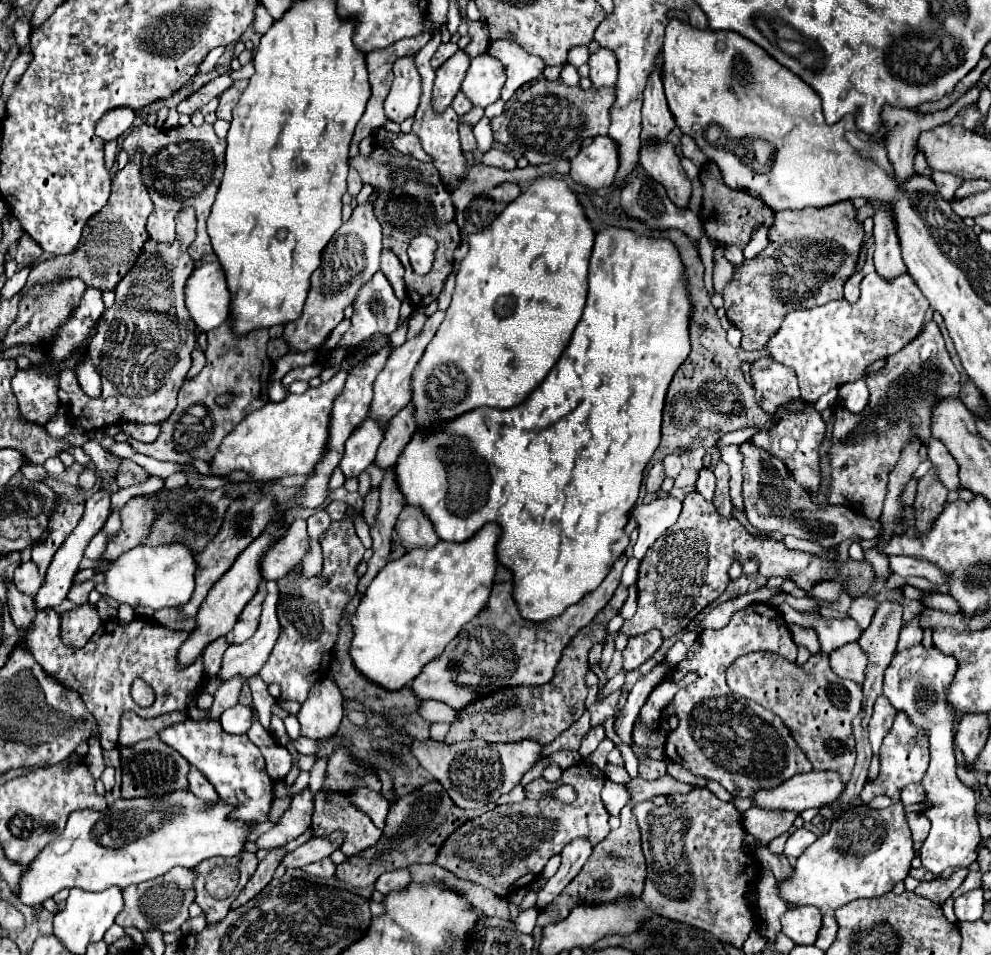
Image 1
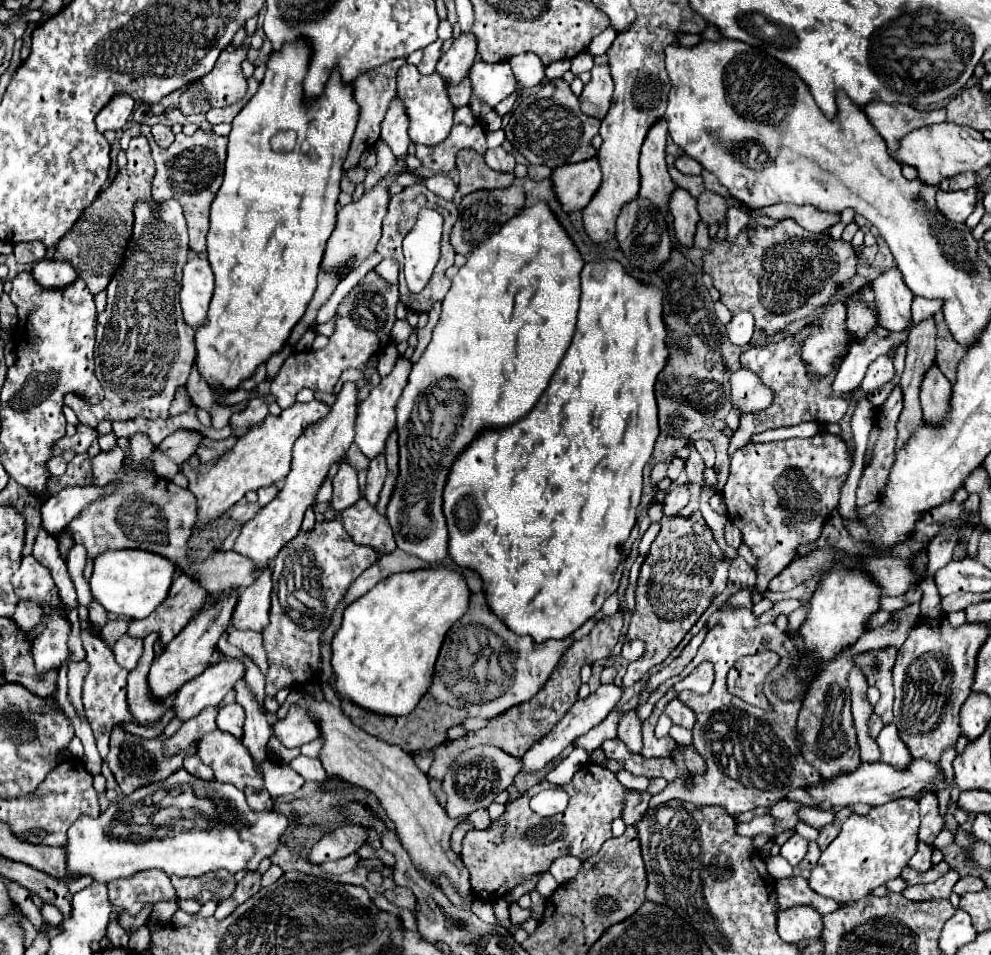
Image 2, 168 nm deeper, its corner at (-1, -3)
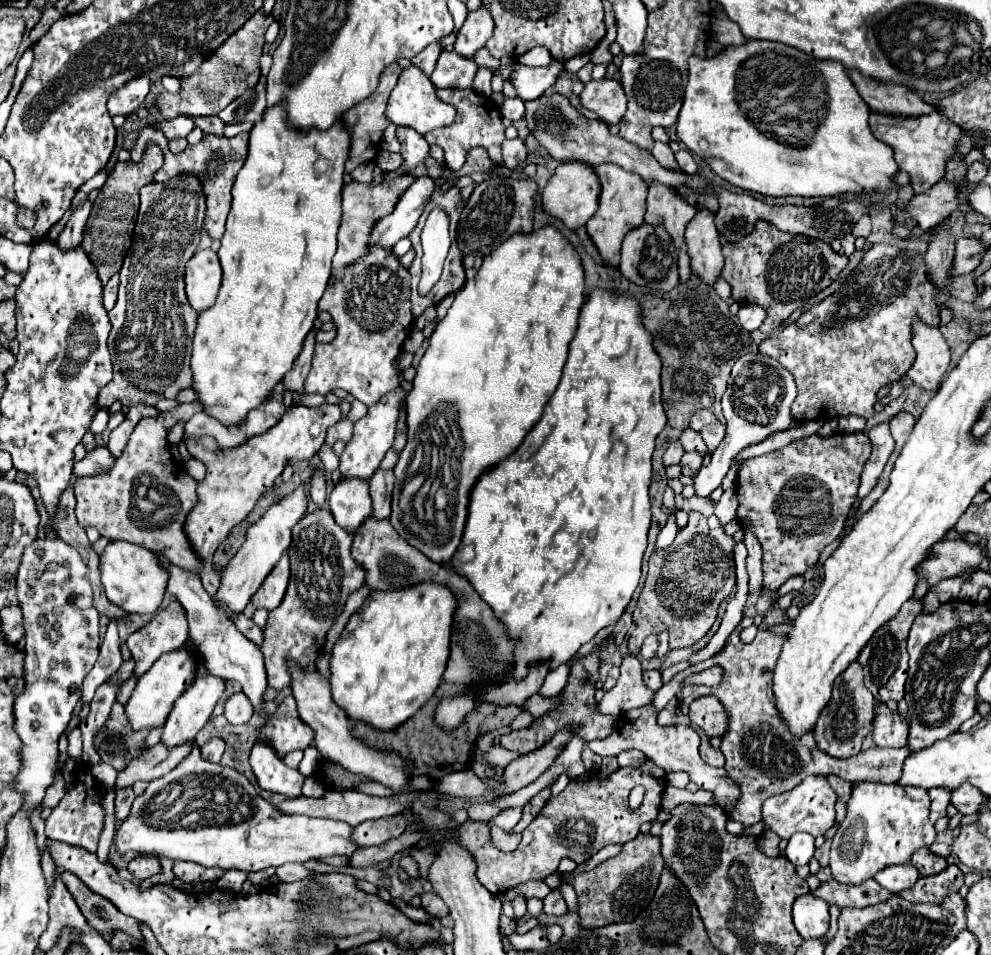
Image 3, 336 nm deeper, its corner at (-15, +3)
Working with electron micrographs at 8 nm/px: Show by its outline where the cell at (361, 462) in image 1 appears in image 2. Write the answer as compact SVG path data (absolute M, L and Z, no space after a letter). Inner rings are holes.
M348 462L340 464L340 470L334 476L334 480L332 480L332 486L334 486L332 508L336 512L344 510L346 506L352 506L354 502L358 502L360 490L358 490L356 476L358 476L358 470L352 464L348 464Z

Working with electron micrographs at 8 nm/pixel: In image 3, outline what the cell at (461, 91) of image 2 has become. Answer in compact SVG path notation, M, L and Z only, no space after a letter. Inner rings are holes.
M453 32L438 42L442 54L436 62L434 72L430 74L430 80L436 88L472 88L472 80L474 80L478 66L454 50L452 52L443 50L446 46L454 44L455 41L456 34Z

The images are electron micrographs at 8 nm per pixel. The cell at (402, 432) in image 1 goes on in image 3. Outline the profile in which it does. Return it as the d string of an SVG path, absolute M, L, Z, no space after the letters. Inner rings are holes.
M378 470L370 480L370 498L372 498L372 516L384 520L390 516L390 498L392 498L394 476L392 470Z

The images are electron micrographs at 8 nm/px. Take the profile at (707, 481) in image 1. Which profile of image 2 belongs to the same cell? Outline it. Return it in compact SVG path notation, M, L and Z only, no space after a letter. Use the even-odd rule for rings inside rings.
M692 448L692 452L690 452L690 456L688 456L688 460L686 460L686 474L688 474L688 482L690 484L696 484L696 486L700 486L702 484L702 480L704 480L704 460L702 460L702 456Z

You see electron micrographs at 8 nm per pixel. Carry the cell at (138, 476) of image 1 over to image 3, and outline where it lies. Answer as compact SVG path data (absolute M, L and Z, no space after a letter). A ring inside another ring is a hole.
M94 448L92 452L88 452L80 462L74 464L74 476L96 476L100 472L106 472L108 468L112 468L114 460L112 454L108 452L108 448Z

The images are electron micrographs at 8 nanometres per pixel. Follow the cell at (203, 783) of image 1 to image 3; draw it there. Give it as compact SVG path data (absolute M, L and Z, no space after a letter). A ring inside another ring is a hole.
M212 738L210 742L206 742L206 744L202 746L204 758L206 758L206 760L212 760L212 762L220 762L222 752L224 752L224 740L222 740L222 738Z

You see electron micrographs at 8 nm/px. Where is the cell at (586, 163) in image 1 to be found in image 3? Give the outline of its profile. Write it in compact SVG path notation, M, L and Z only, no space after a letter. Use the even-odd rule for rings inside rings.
M562 162L554 176L548 180L546 188L542 190L542 212L548 216L558 218L564 222L566 228L578 230L584 226L590 216L598 210L598 194L600 194L600 182L596 180L596 174L588 164L578 164L578 162Z

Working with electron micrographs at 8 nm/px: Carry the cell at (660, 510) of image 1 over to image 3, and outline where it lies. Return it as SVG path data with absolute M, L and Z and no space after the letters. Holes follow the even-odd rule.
M746 354L744 358L740 358L732 368L728 388L722 398L722 414L726 418L726 436L720 442L720 446L712 452L710 462L704 468L700 468L700 472L696 474L696 480L694 480L696 494L702 498L710 496L710 492L722 484L734 458L744 448L766 440L774 432L798 428L800 422L796 422L790 414L790 404L794 402L794 398L796 398L794 378L778 360L764 354L756 354L756 356ZM752 394L760 394L760 398L756 402L748 402Z

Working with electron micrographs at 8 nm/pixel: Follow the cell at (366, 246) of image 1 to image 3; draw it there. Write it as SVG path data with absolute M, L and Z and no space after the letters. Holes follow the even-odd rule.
M398 128L398 140L402 144L402 158L404 158L404 166L396 172L390 172L390 176L386 176L386 180L392 180L392 176L400 176L400 172L412 172L416 166L420 166L424 162L424 158L428 156L428 142L424 140L422 134L412 132L412 128Z

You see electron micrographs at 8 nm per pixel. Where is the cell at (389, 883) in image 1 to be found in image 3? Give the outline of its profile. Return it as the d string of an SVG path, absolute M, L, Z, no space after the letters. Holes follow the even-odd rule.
M424 892L424 894L420 896L420 900L422 900L422 908L424 908L428 914L432 914L432 916L436 916L436 918L448 916L448 906L446 906L444 900L442 900L440 896L436 896L434 892Z

